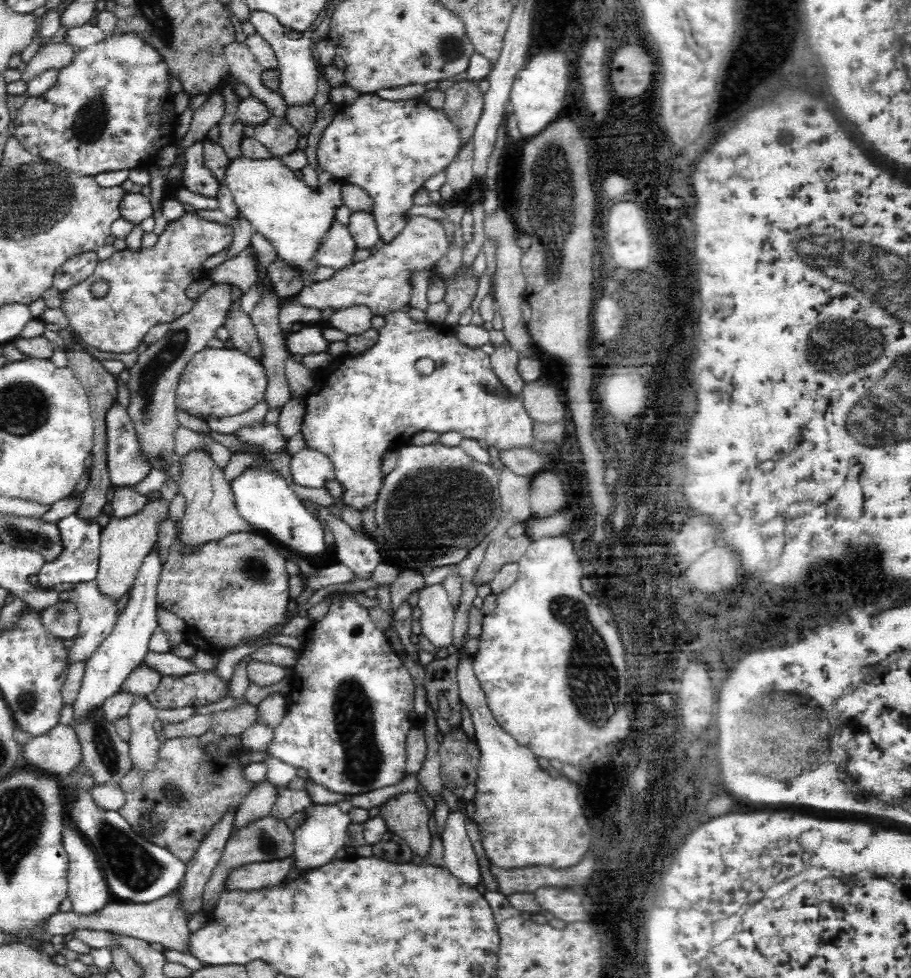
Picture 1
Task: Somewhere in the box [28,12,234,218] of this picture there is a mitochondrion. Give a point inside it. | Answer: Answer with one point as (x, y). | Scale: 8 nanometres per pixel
(91, 121)

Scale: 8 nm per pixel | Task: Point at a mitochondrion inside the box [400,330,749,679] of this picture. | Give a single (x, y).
(487, 387)

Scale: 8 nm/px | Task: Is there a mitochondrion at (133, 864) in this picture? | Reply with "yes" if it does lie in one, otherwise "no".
yes

